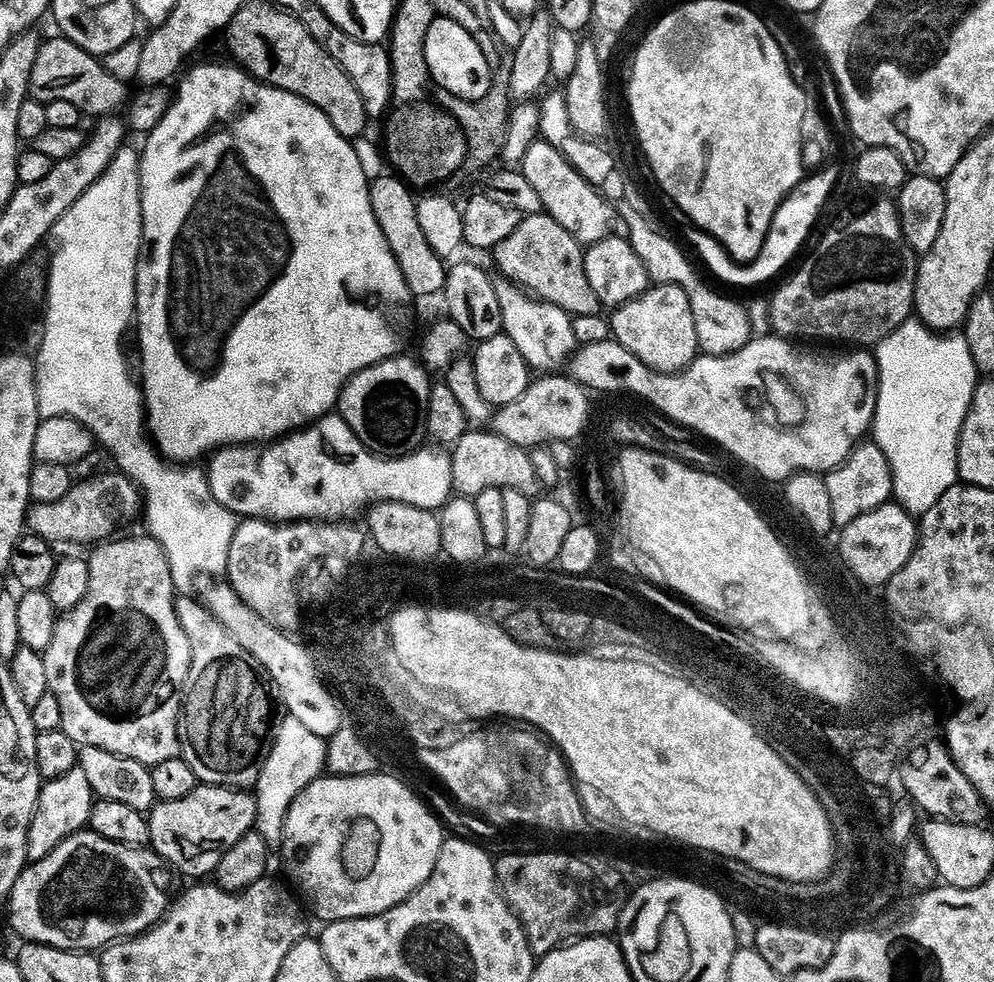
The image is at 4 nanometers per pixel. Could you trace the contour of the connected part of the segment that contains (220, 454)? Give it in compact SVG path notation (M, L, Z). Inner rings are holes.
M329 414L307 428L301 428L283 440L263 446L241 444L222 448L211 453L206 464L208 485L237 518L267 520L276 525L295 524L297 521L348 522L373 504L398 502L415 508L439 510L450 499L450 484L446 470L451 469L452 458L447 451L431 452L428 446L399 458L374 456L368 447L357 438L354 430L338 414Z

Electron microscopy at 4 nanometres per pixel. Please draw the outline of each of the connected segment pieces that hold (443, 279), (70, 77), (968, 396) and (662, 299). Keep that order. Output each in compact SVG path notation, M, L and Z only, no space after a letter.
M396 174L380 176L371 181L370 202L374 206L374 218L378 218L378 226L382 226L382 234L402 270L406 286L411 290L413 297L439 297L447 282L449 269L445 261L431 250L426 242L422 228L418 224L416 213L417 197L412 197L413 189Z
M63 38L45 39L38 50L38 62L30 74L28 91L31 99L45 106L69 104L91 118L112 118L128 100L129 85L117 79L97 57L74 46L74 42Z
M916 318L908 319L881 344L875 345L874 355L878 383L876 418L870 432L874 443L890 462L895 503L912 513L913 517L920 518L958 482L956 451L964 419L976 393L978 369L974 358L970 358L970 346L966 346L963 335L934 332Z
M657 284L657 288L656 285L649 287L647 292L611 313L611 335L622 346L626 346L634 358L655 372L681 372L691 366L700 352L698 330L694 326L694 310L690 310L690 298L686 290L677 284Z

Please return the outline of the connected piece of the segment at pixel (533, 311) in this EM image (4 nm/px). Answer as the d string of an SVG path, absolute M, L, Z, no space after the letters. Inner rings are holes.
M495 281L494 288L502 312L503 335L508 336L510 340L514 342L514 346L517 346L518 352L522 354L523 360L526 361L529 369L533 371L538 370L536 372L540 374L552 374L559 371L561 369L559 366L563 363L565 365L578 347L574 336L573 317L567 312L562 311L560 307L554 306L552 303L546 303L537 300L535 297L531 297L524 292L523 289L518 288L515 284L511 284L508 281Z

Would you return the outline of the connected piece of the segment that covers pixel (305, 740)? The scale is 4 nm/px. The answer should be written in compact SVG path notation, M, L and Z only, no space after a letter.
M291 714L284 716L273 733L272 748L268 752L267 762L260 772L259 782L254 789L257 804L254 828L272 850L283 847L285 818L288 816L290 806L302 790L321 779L328 759L327 741L323 737L314 734L308 726L303 726L298 718L294 718Z

